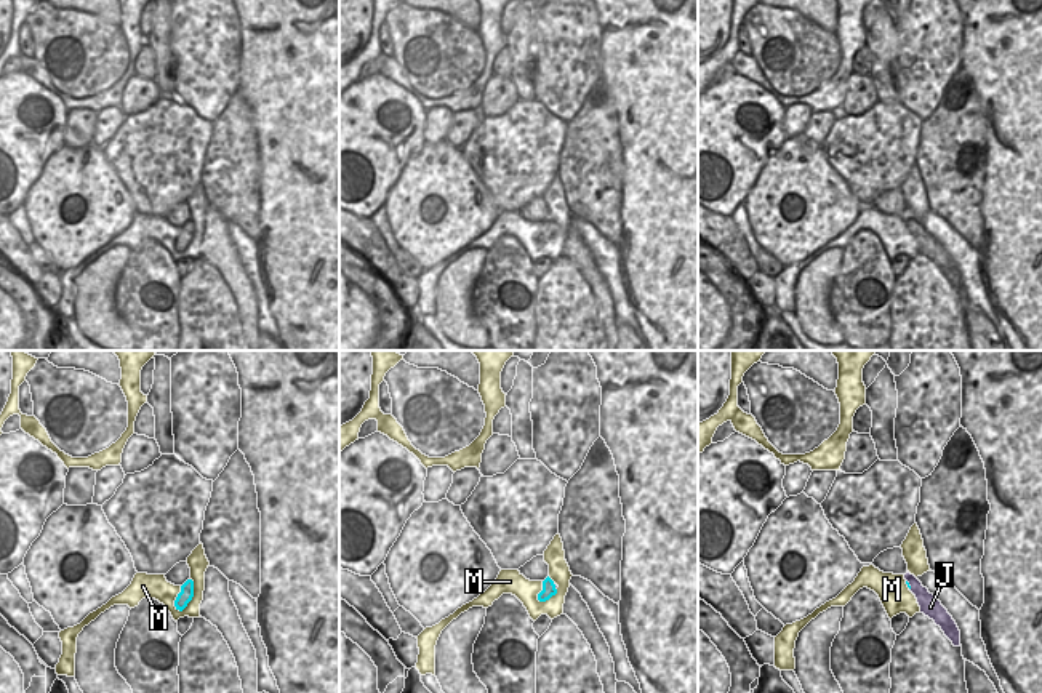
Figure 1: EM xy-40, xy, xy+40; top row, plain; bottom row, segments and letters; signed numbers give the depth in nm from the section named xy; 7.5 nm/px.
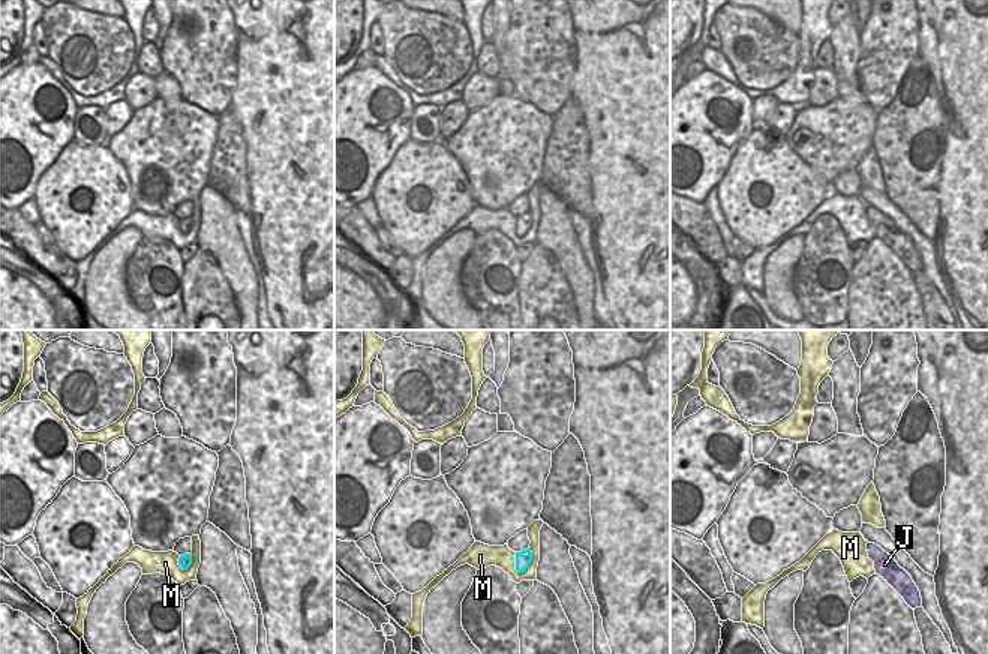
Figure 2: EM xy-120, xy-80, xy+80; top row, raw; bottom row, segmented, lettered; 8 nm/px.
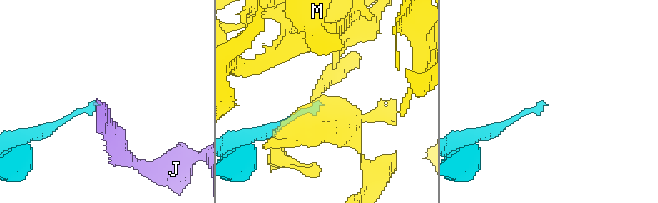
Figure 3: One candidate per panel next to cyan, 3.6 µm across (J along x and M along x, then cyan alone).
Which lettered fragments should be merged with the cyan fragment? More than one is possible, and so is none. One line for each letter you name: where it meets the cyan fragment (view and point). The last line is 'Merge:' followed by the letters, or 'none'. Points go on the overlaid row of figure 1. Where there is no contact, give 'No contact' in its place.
Merge: none

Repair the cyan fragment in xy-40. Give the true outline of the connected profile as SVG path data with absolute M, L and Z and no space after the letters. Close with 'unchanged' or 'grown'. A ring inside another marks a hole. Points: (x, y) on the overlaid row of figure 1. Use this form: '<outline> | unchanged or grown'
M187 579L181 586L181 592L178 594L178 597L174 600L176 610L182 611L187 607L187 603L192 600L192 597L194 597L194 581Z | unchanged

